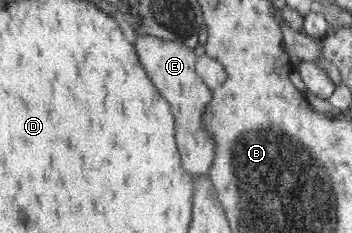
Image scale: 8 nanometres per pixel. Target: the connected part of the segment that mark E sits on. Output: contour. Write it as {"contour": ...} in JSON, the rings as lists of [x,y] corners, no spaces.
{"contour":[[[136,35],[133,46],[141,68],[149,76],[149,80],[162,98],[169,102],[175,122],[175,141],[184,170],[193,176],[208,175],[209,166],[215,155],[215,142],[203,130],[203,125],[200,125],[200,114],[203,113],[207,102],[212,100],[212,91],[196,74],[197,56],[194,48],[180,40],[172,41],[152,35]]]}

